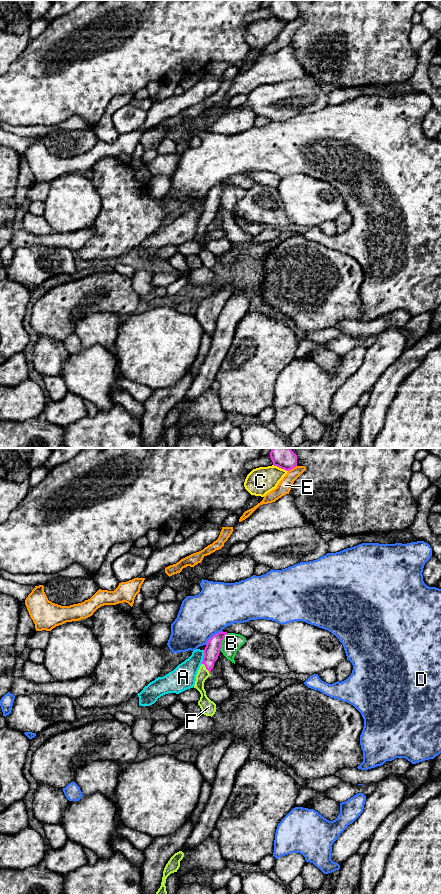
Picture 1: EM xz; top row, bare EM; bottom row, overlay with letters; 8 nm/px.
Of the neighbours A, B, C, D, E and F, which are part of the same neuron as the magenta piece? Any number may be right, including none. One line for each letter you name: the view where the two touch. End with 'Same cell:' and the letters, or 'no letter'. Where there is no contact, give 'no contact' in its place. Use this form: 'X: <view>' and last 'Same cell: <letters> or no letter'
Same cell: no letter

